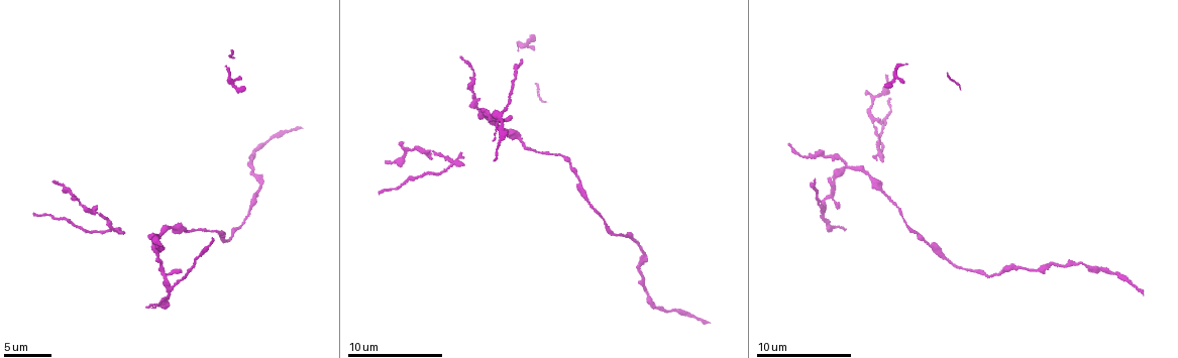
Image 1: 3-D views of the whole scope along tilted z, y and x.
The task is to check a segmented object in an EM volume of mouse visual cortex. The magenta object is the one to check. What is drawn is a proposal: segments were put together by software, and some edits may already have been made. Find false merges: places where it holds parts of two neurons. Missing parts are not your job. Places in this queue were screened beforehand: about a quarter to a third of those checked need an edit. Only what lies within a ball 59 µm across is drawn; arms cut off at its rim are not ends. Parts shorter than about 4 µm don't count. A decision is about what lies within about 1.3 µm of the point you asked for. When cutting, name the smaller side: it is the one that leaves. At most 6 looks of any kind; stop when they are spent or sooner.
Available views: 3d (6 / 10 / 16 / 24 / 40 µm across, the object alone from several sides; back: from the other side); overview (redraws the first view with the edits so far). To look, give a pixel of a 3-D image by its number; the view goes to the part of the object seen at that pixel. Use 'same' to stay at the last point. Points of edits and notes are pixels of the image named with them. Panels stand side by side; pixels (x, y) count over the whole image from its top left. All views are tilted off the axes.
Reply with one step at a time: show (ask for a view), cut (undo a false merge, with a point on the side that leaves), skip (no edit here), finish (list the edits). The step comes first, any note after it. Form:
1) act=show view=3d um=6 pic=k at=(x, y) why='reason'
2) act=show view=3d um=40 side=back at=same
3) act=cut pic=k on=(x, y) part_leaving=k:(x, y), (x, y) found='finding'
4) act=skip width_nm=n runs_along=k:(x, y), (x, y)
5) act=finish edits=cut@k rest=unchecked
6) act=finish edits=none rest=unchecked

act=show view=3d um=10 pic=1 at=(111, 230) why='four-way junction'

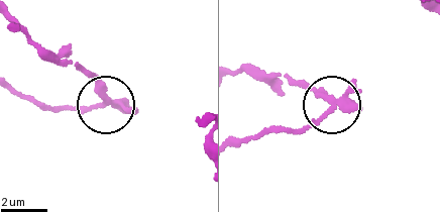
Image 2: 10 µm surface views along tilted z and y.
act=show view=3d um=6 pic=2 at=(331, 100)

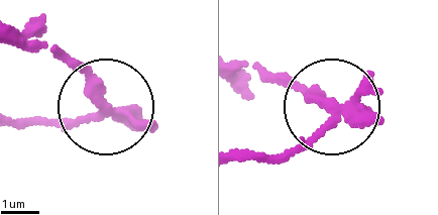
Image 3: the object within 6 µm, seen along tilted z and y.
act=cut pic=3 on=(65, 118) width_nm=270 part_leaving=3:(118, 115), (11, 122) found='two neurons meet here'

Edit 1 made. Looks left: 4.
act=show view=overview

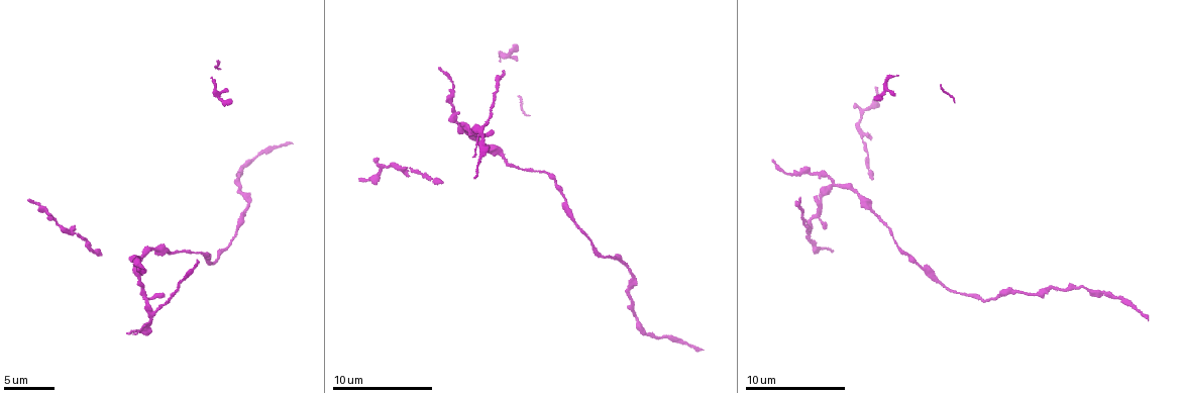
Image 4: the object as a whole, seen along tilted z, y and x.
act=show view=3d um=16 pic=4 at=(834, 183) why='three-way junction'

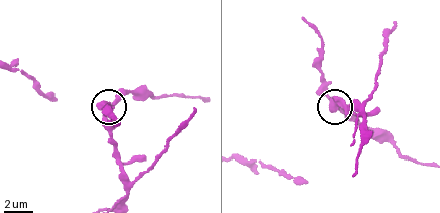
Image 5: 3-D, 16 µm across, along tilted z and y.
act=skip arms=3 runs_along=5:(388, 141), (339, 109), (327, 94), (324, 79), (316, 67) found='one neuron here'

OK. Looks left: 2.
act=show view=3d um=16 pic=4 at=(482, 127) why='arms part here'

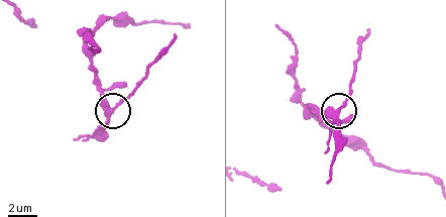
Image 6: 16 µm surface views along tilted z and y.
act=cut pic=6 on=(123, 100) side_arm_um=6 part_leaving=6:(108, 115), (115, 103), (134, 90), (148, 64), (175, 32) found='two neurons meet here'

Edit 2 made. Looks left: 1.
act=finish edits=cut@3,cut@6 rest=unchecked

